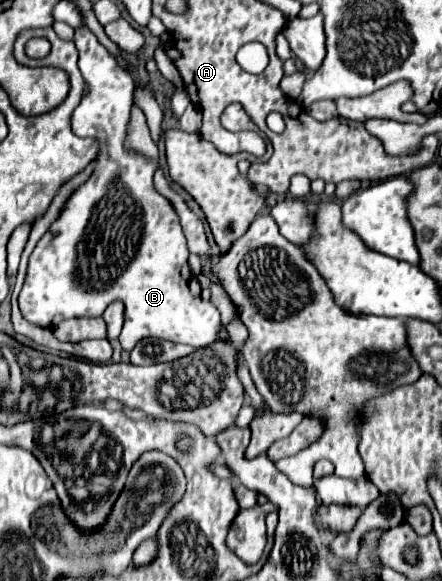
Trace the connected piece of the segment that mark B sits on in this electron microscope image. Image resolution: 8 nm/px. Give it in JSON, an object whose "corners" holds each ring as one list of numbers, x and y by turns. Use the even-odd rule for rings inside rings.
{"corners":[[89,28,75,30,75,46,79,50,81,74,89,84,89,94,83,96,81,104,75,108,71,126,77,136,89,136,97,140,97,166,89,180,67,198,57,220,37,242,29,258,23,290,19,294,21,312,29,322,53,328,69,318,101,316,111,302,121,300,125,304,125,320,118,340,125,351,130,352,137,342,149,336,189,344,193,348,211,346,223,328,221,316,213,304,201,300,201,284,187,262,189,250,179,216,173,204,153,186,153,174,159,168,159,160,125,148,135,82,117,64,115,56,99,44,97,36]]}

